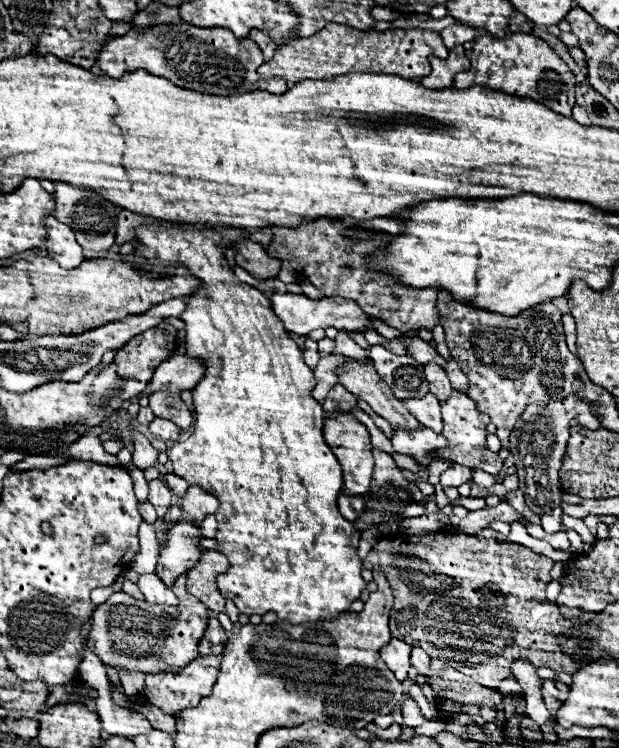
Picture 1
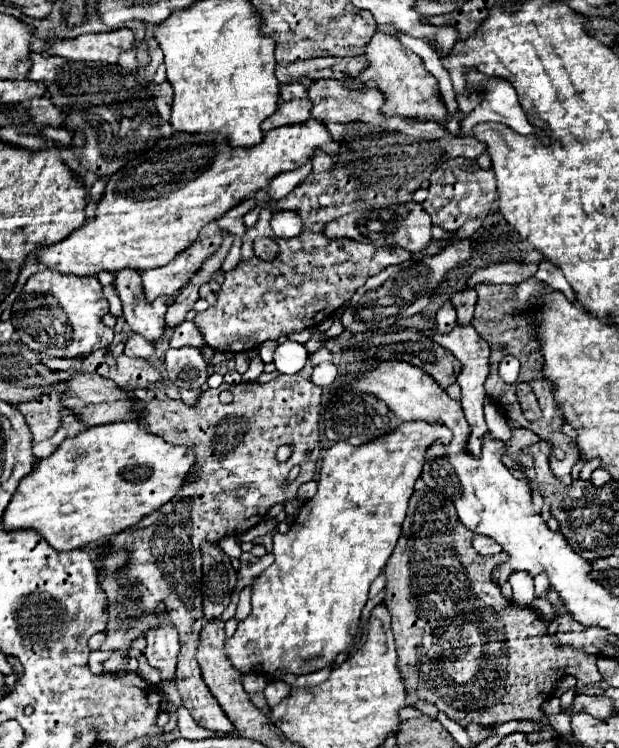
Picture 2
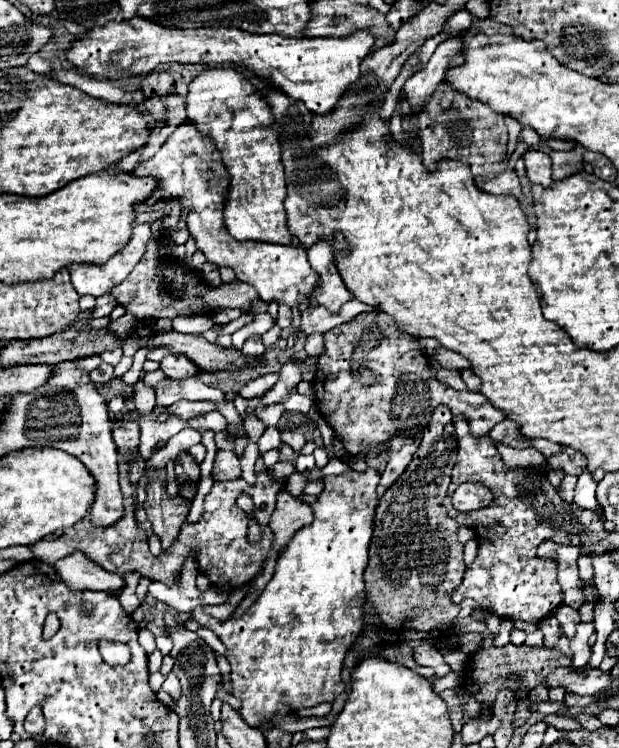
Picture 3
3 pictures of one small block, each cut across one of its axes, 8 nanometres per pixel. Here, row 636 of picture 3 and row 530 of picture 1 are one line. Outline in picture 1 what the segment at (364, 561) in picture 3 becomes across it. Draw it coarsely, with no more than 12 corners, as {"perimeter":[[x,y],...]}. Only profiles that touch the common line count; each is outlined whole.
{"perimeter":[[135,230],[202,284],[174,474],[218,498],[218,590],[294,624],[366,582],[314,372],[214,230]]}

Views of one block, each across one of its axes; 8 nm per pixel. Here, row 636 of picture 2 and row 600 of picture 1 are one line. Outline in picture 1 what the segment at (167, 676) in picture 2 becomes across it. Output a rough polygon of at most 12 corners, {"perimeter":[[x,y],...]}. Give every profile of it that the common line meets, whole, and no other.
{"perimeter":[[142,574],[138,588],[148,604],[178,606],[156,574]]}

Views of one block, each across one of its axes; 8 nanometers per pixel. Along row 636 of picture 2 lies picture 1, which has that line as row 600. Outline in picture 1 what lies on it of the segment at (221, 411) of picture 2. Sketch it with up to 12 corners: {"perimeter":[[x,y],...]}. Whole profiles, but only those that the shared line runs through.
{"perimeter":[[114,592],[94,610],[88,648],[110,668],[180,670],[198,656],[208,608]]}

